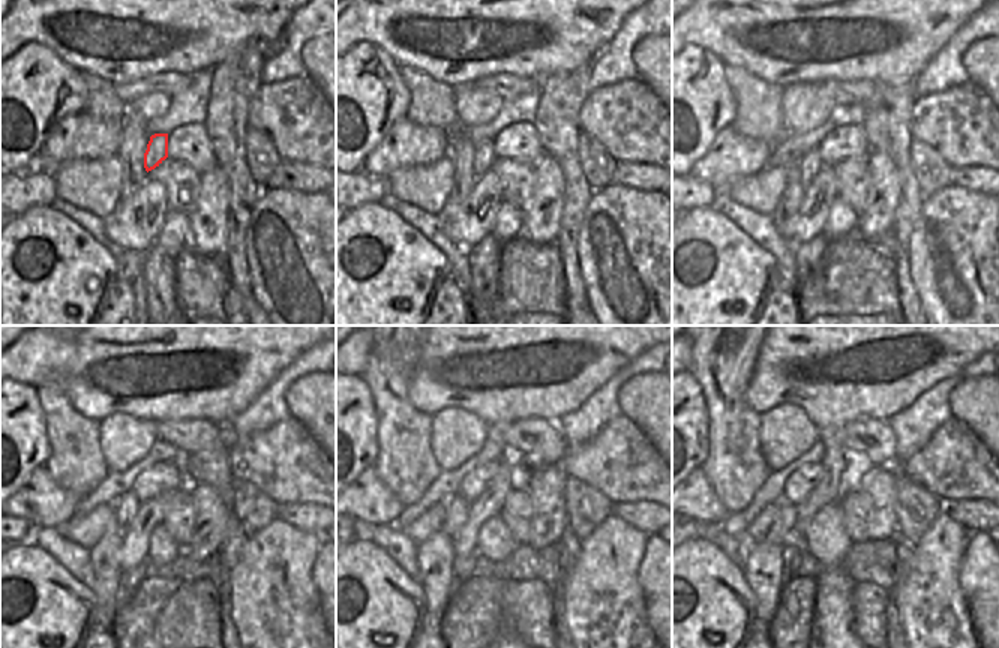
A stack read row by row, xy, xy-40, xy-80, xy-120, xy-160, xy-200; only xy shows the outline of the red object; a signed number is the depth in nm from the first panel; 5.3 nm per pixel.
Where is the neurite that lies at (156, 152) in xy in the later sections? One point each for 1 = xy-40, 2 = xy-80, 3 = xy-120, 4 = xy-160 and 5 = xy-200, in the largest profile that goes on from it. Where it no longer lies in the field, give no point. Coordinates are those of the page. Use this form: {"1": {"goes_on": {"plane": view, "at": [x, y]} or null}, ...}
{"1": {"goes_on": {"plane": "xy-40", "at": [485, 158]}}, "2": {"goes_on": {"plane": "xy-80", "at": [810, 164]}}, "3": {"goes_on": {"plane": "xy-120", "at": [125, 507]}}, "4": {"goes_on": {"plane": "xy-160", "at": [456, 509]}}, "5": {"goes_on": {"plane": "xy-200", "at": [783, 527]}}}

